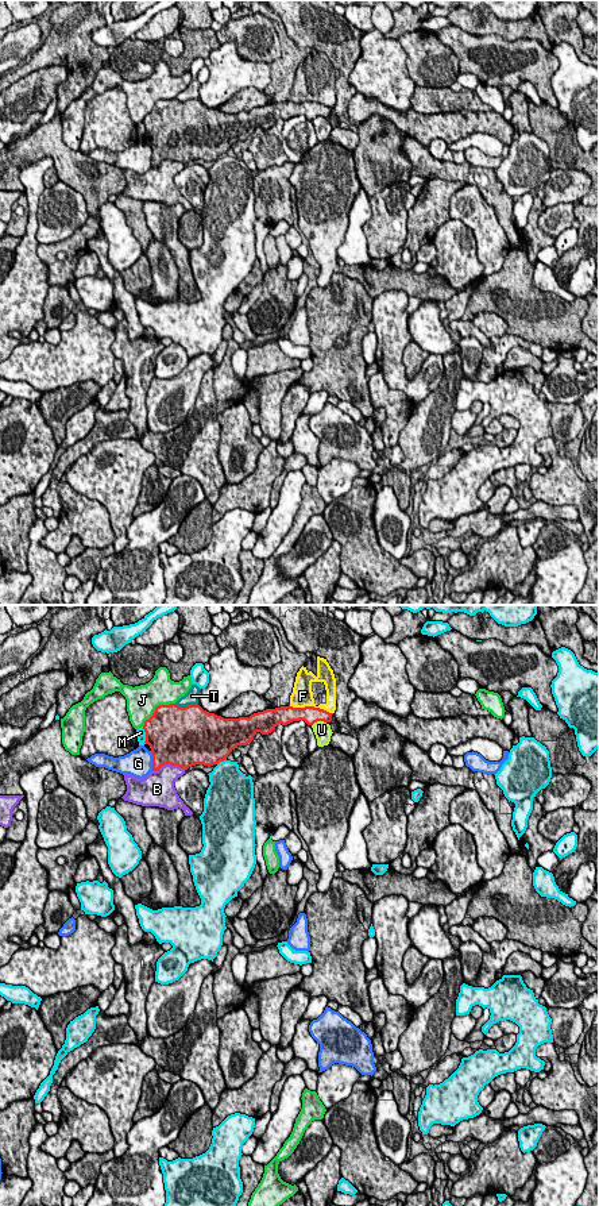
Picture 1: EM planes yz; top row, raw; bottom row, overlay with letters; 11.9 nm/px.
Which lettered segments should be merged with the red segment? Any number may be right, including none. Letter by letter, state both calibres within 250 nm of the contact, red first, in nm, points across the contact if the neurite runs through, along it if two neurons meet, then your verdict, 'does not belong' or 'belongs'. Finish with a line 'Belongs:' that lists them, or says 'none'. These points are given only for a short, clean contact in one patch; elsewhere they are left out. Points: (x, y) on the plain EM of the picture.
B: 500 nm thick on the red side, 300 nm on the other; does not belong
F: 220 nm thick on the red side, 260 nm on the other; does not belong
G: 420 nm thick on the red side, 320 nm on the other; does not belong
J: 480 nm thick on the red side, 360 nm on the other; does not belong
M: 500 nm thick on the red side, 100 nm on the other; does not belong
T: 500 nm thick on the red side, 160 nm on the other; does not belong
U: 220 nm thick on the red side, 200 nm on the other; does not belong
Belongs: none

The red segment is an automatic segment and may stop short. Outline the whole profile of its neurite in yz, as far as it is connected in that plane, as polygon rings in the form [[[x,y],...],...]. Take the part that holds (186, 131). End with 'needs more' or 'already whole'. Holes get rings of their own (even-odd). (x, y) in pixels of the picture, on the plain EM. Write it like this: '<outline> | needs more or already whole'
[[[175,99],[159,100],[152,111],[144,116],[144,138],[151,143],[152,166],[158,166],[165,159],[178,161],[185,165],[196,159],[210,162],[227,155],[227,151],[239,140],[247,140],[258,127],[268,130],[278,119],[287,120],[300,115],[304,115],[308,120],[313,120],[317,116],[331,117],[332,109],[314,101],[293,103],[289,100],[266,104],[250,112],[224,113],[204,105],[200,100],[183,103]]] | already whole

